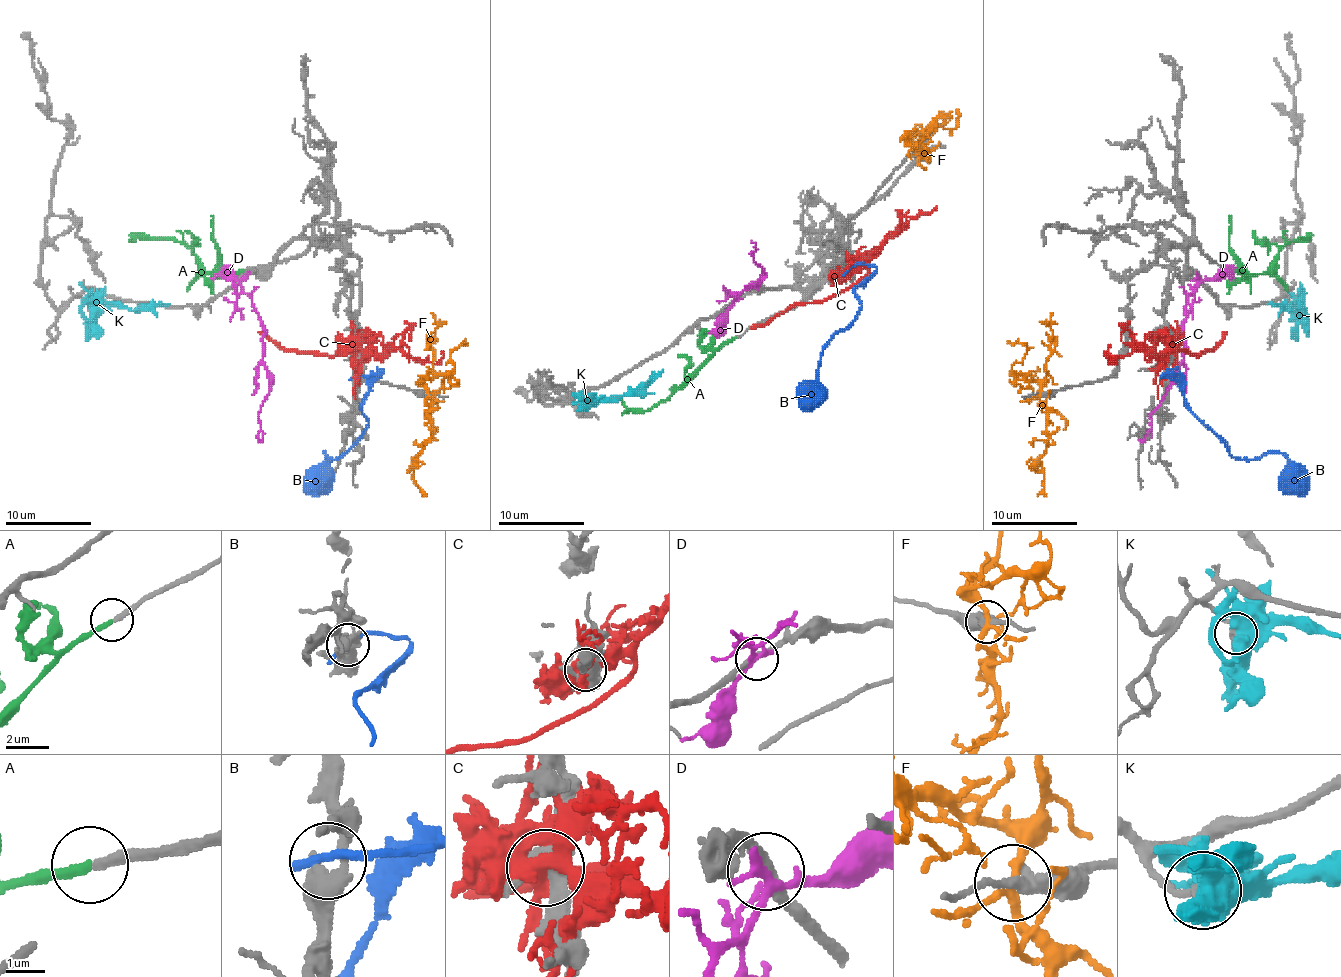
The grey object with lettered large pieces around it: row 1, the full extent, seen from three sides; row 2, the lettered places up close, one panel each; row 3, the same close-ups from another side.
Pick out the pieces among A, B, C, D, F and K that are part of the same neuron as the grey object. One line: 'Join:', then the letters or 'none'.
Join: A

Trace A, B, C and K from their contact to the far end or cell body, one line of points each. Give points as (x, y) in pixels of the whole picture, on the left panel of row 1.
A: (243, 269), (208, 274), (189, 248), (172, 239), (129, 239)
B: (357, 377), (383, 373), (361, 405), (368, 427), (340, 457), (323, 452), (310, 493)
C: (355, 349), (374, 349), (329, 356), (288, 351), (258, 332)
K: (90, 308), (127, 306), (131, 310), (142, 310), (170, 304)

